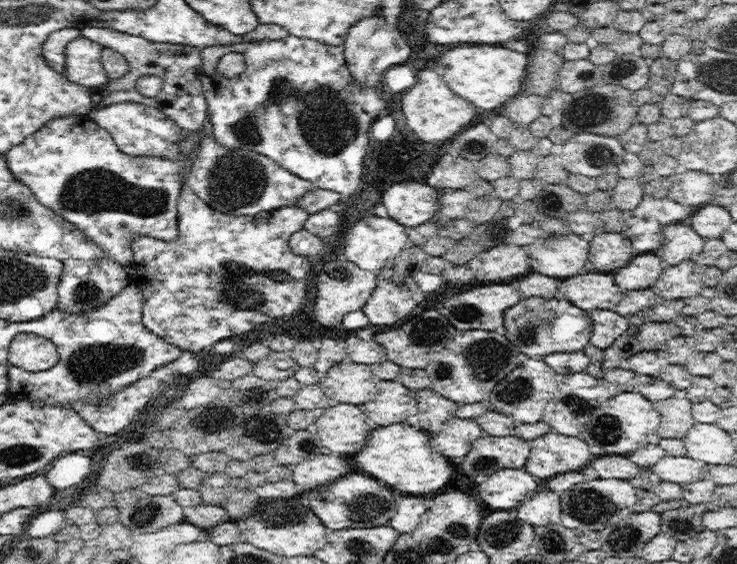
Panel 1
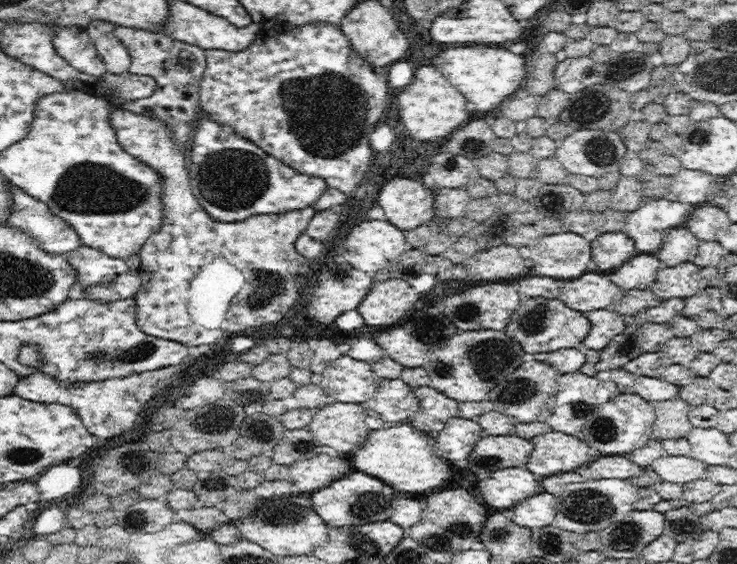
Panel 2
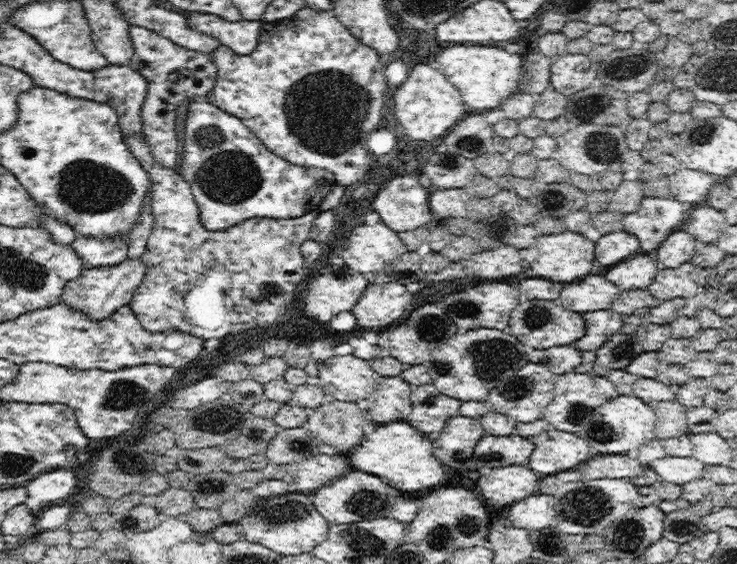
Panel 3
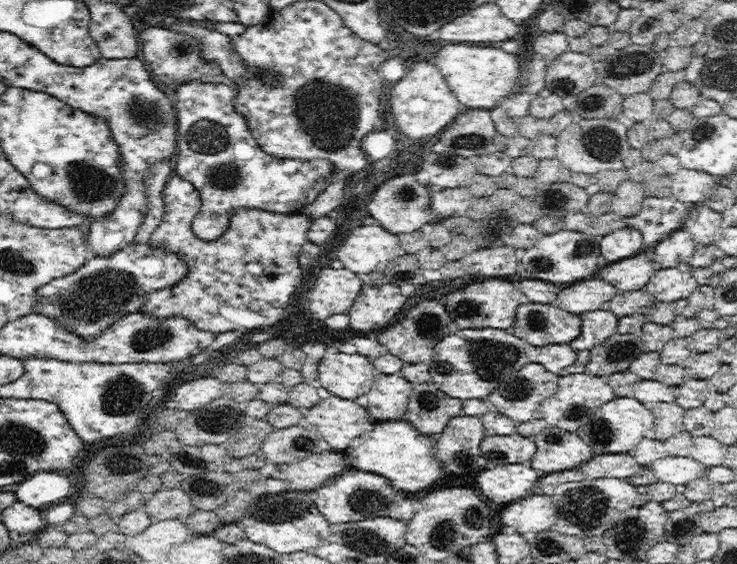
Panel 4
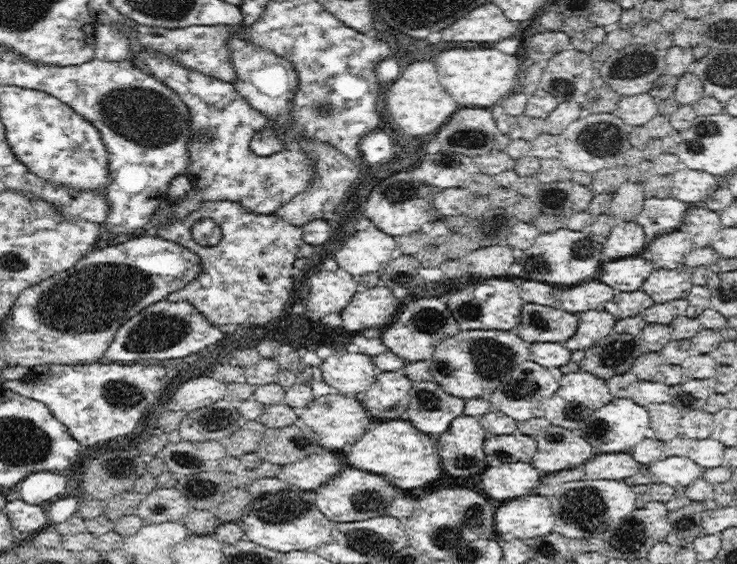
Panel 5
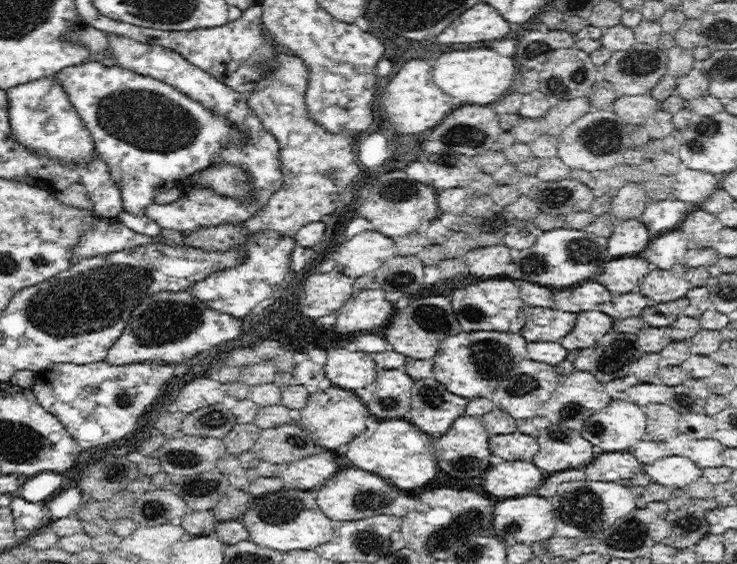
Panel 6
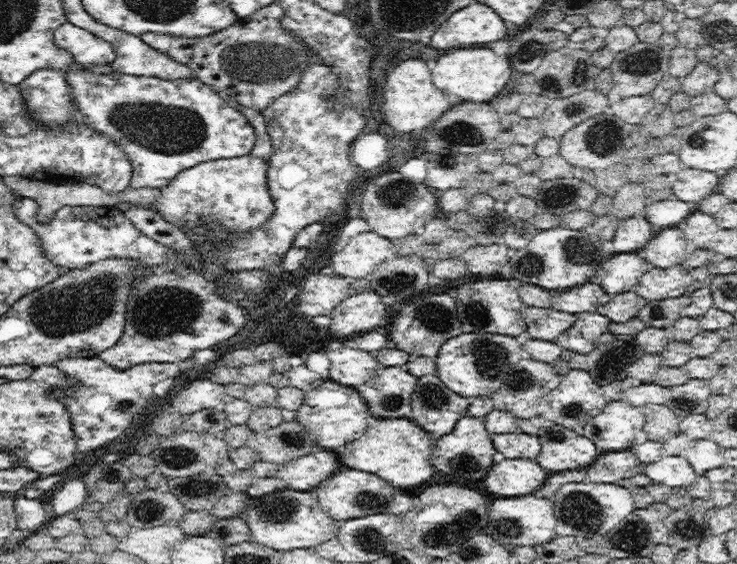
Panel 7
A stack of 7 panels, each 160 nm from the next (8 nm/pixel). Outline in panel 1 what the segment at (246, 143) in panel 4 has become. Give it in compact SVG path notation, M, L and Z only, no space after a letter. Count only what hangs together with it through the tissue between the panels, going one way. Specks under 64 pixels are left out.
M213 135L200 138L200 149L187 174L187 183L194 194L214 210L234 216L256 216L262 211L294 206L314 188L309 180L282 168L266 155L247 148L224 148Z

